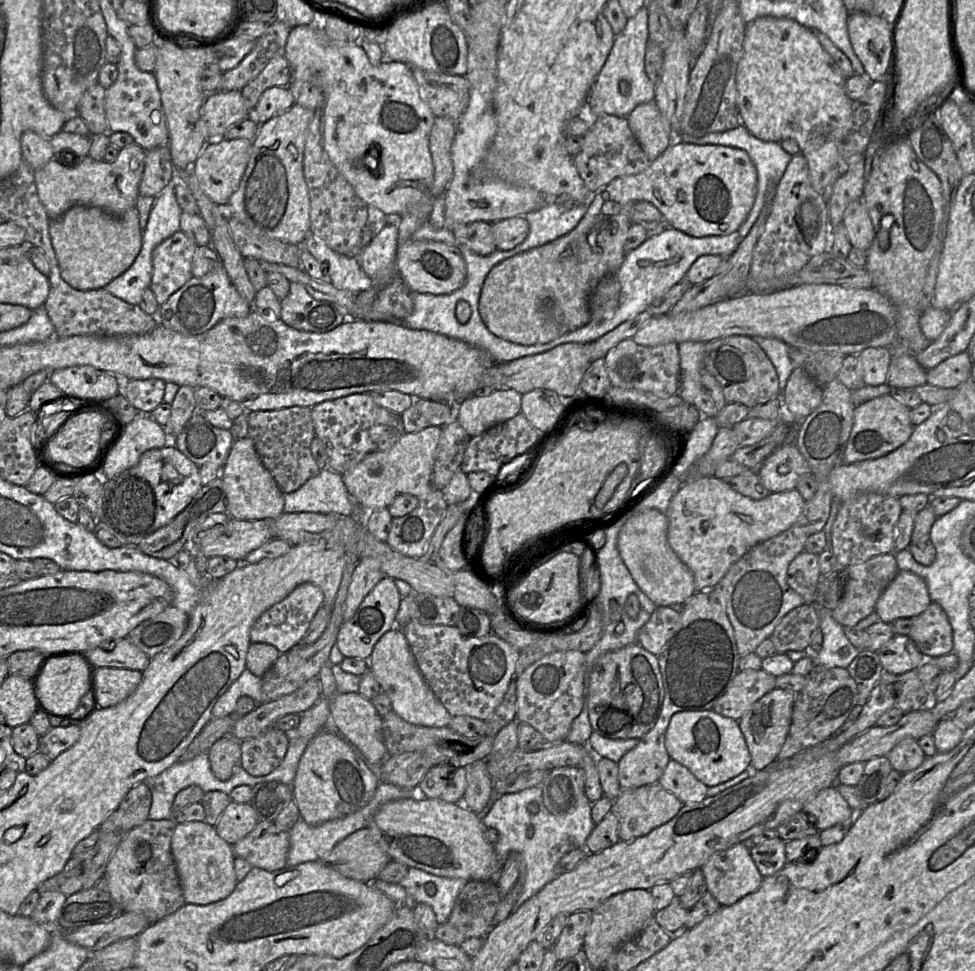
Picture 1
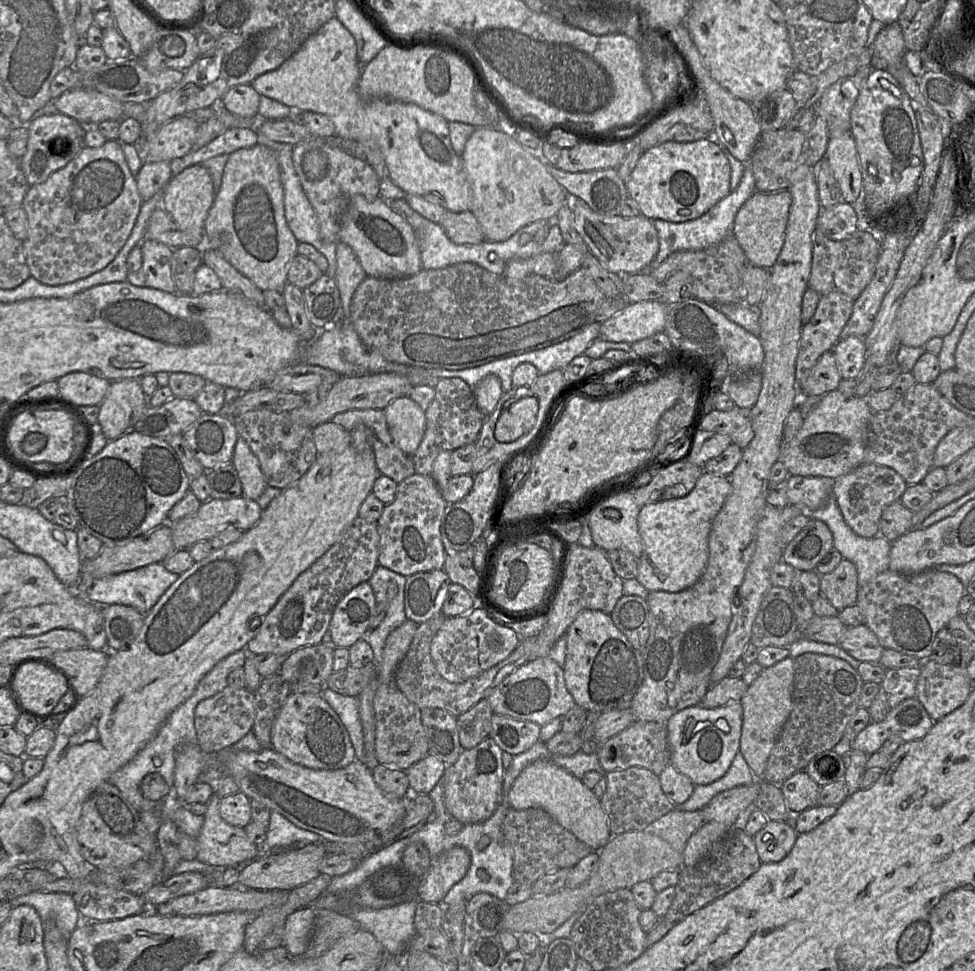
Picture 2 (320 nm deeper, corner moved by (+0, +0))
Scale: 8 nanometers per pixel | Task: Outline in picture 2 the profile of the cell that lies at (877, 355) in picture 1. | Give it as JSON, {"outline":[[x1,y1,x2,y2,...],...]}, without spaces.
{"outline":[[849,336,831,350,835,354,838,370,844,379,855,379,867,360,867,348,864,338]]}

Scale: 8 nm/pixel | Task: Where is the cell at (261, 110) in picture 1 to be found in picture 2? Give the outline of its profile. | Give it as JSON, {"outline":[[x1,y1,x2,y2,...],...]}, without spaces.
{"outline":[[240,84,231,87,220,99,219,105,236,116,252,118,258,113,260,96,251,84]]}

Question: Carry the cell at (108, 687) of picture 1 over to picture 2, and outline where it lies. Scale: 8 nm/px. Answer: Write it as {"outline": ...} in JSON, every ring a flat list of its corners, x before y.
{"outline":[[109,645,100,650,90,648,58,651,52,657,44,656,51,664,63,669,81,696,97,686,109,659]]}

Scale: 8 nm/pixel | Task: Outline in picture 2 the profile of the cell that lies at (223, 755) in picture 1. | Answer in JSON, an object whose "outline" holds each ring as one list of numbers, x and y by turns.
{"outline":[[214,792,206,804,204,824,196,837,198,843,196,860,208,864,215,869,241,867,258,858,261,855,261,847,248,839,243,828,233,826,222,819,219,812,220,799,221,797]]}

